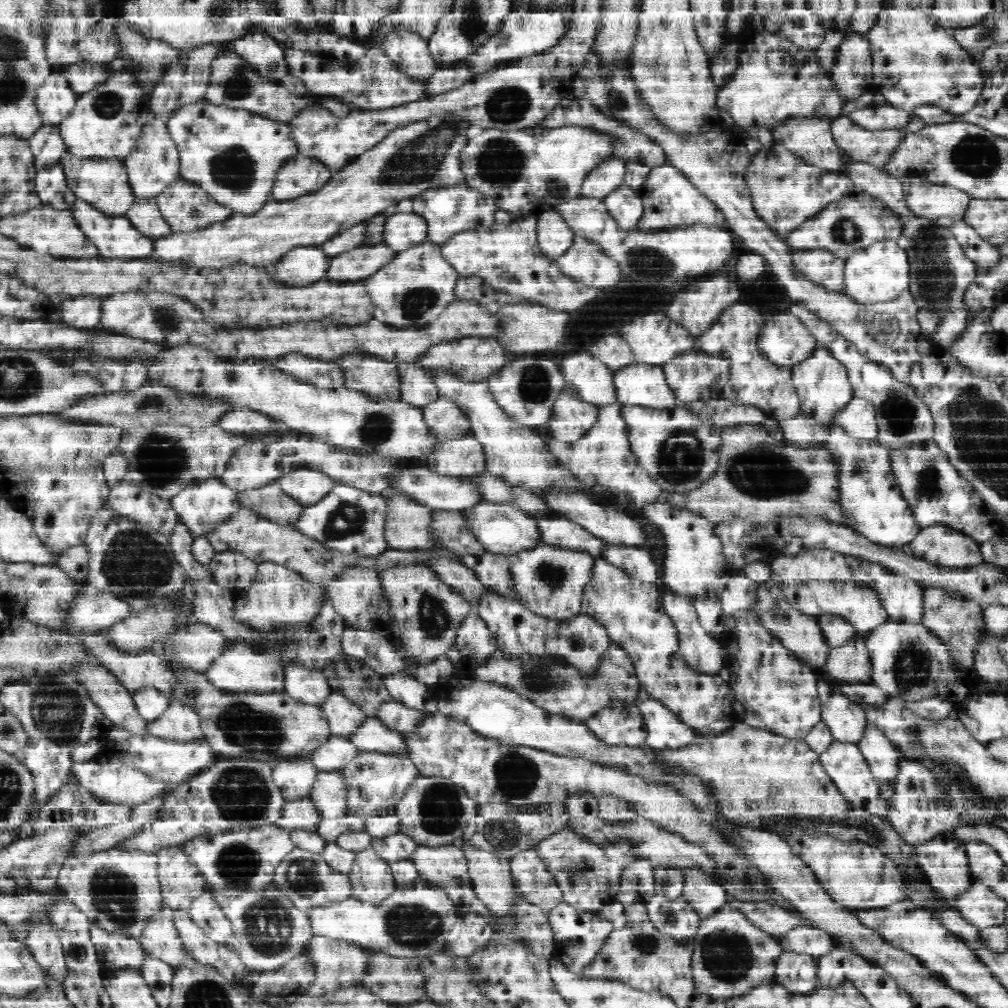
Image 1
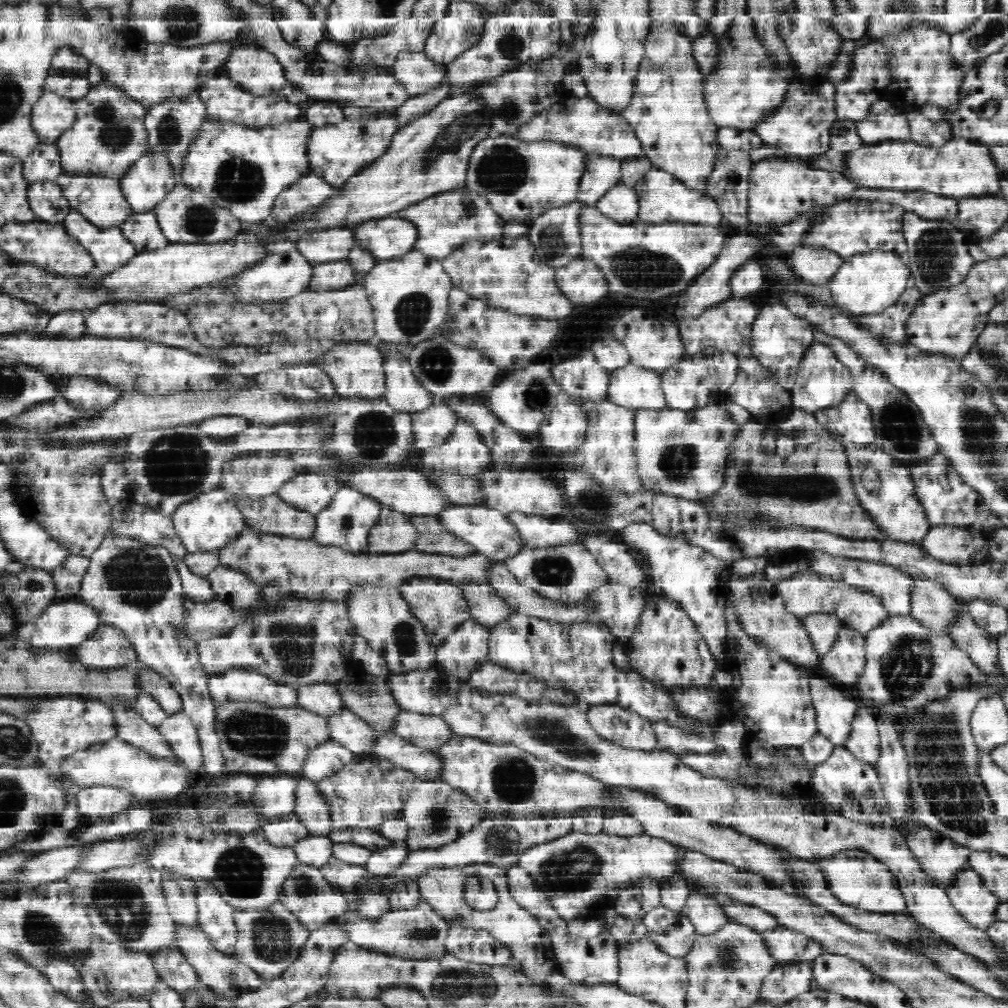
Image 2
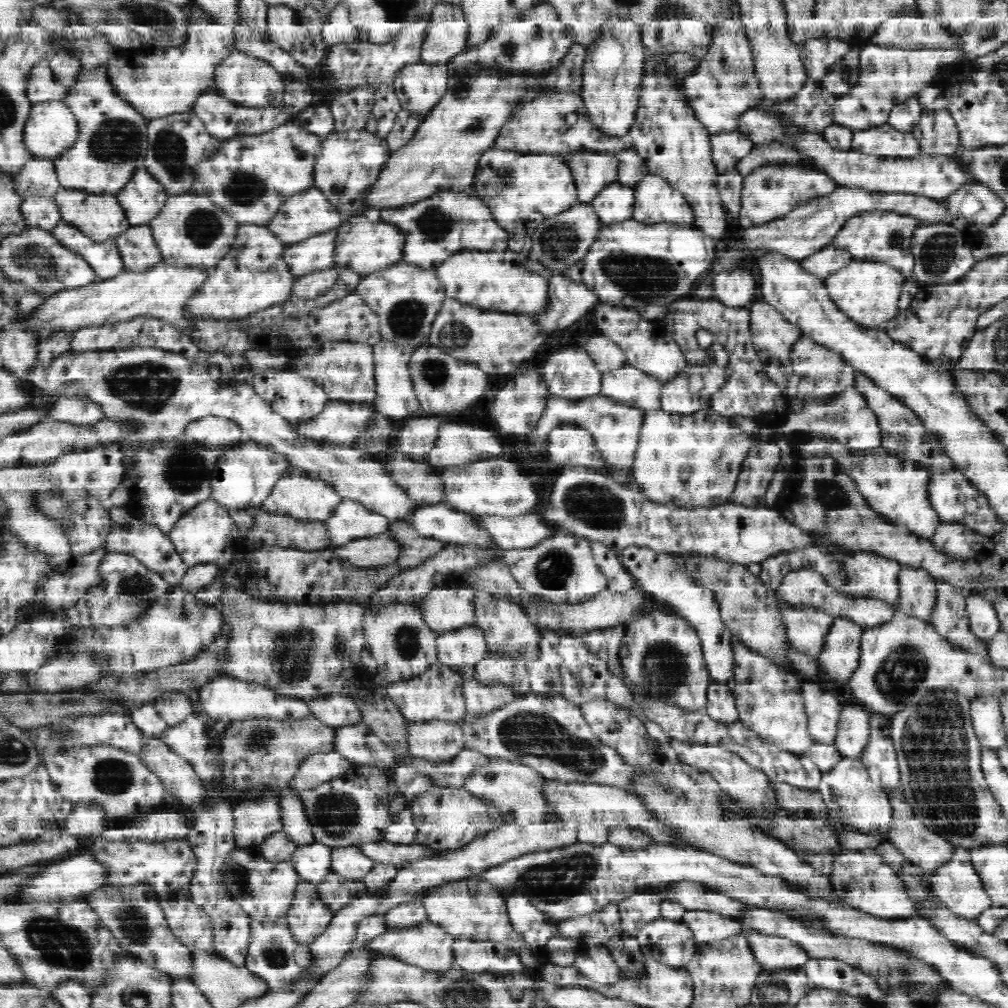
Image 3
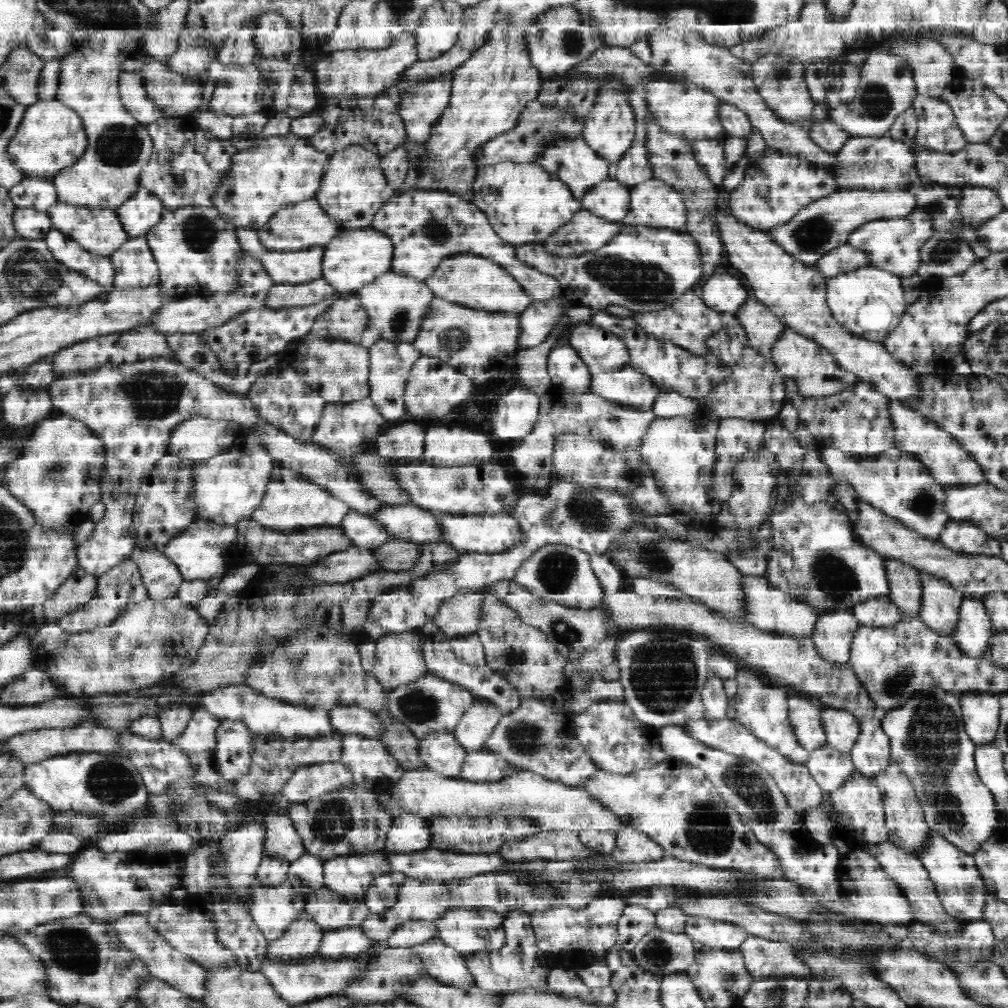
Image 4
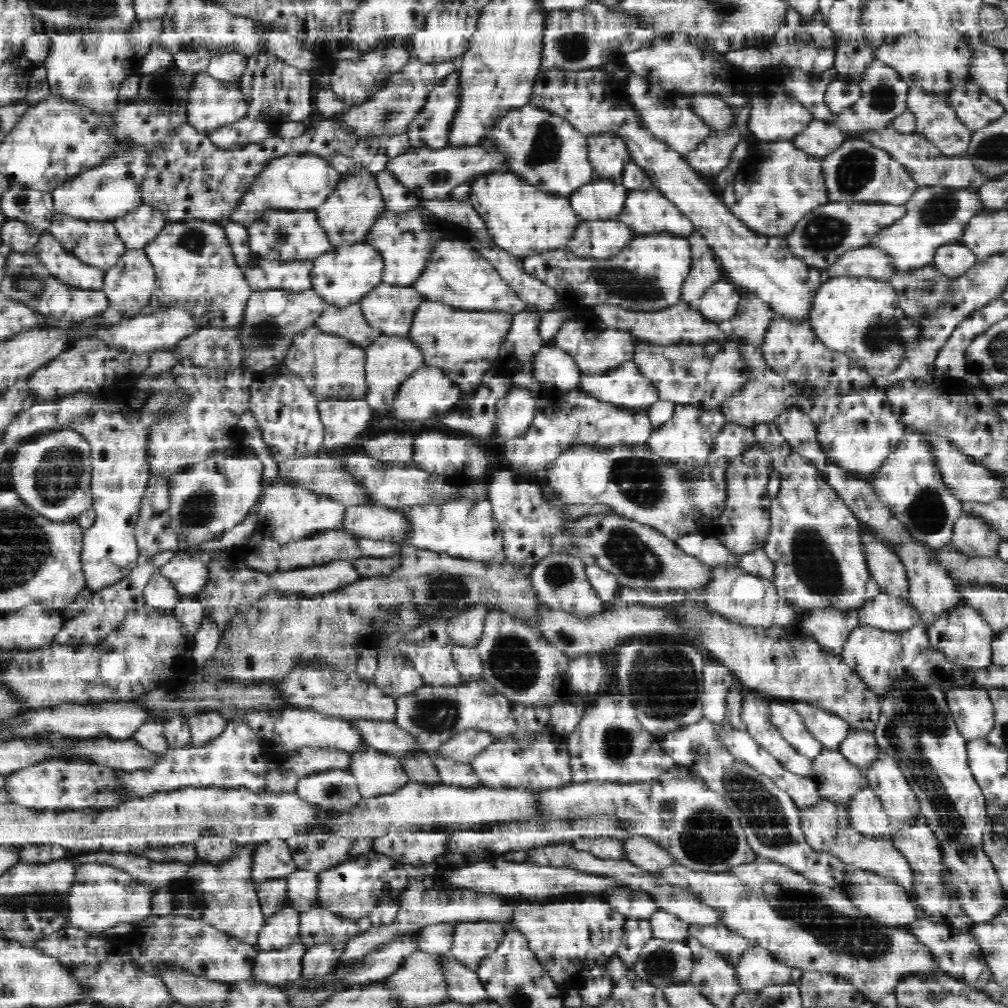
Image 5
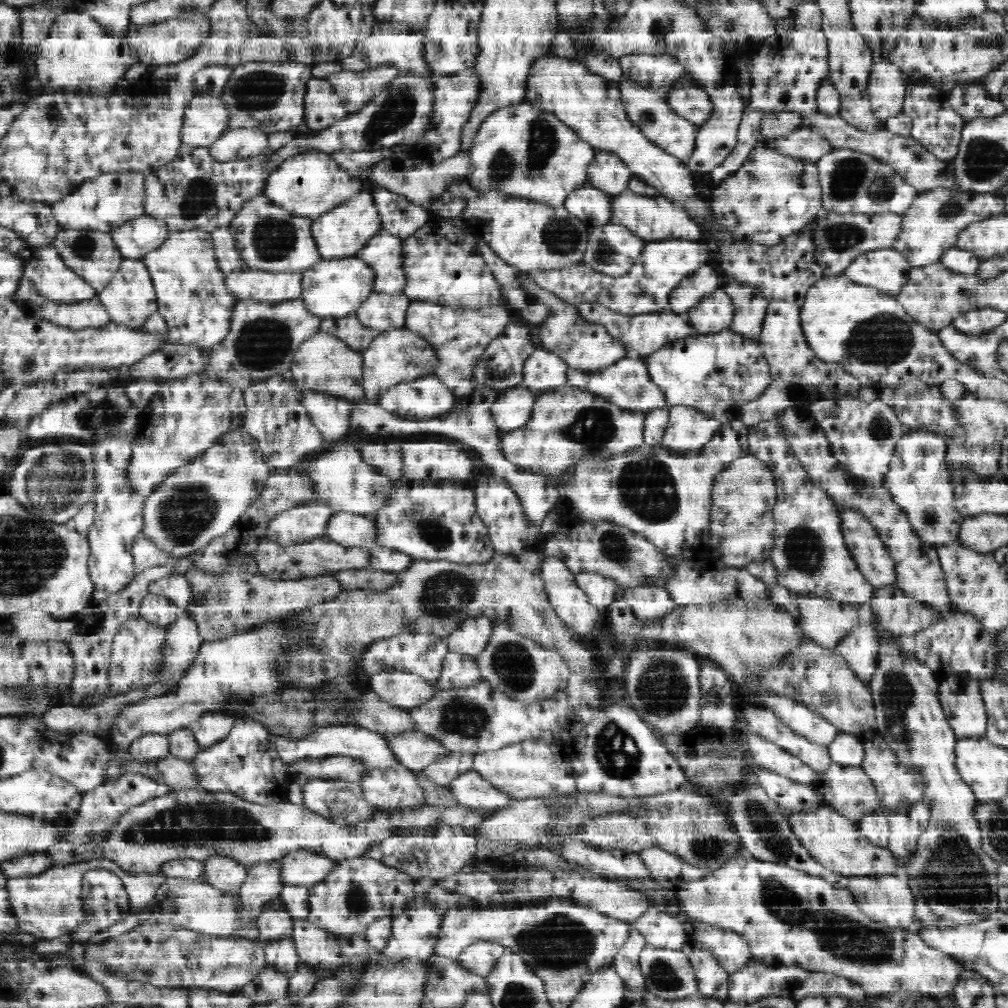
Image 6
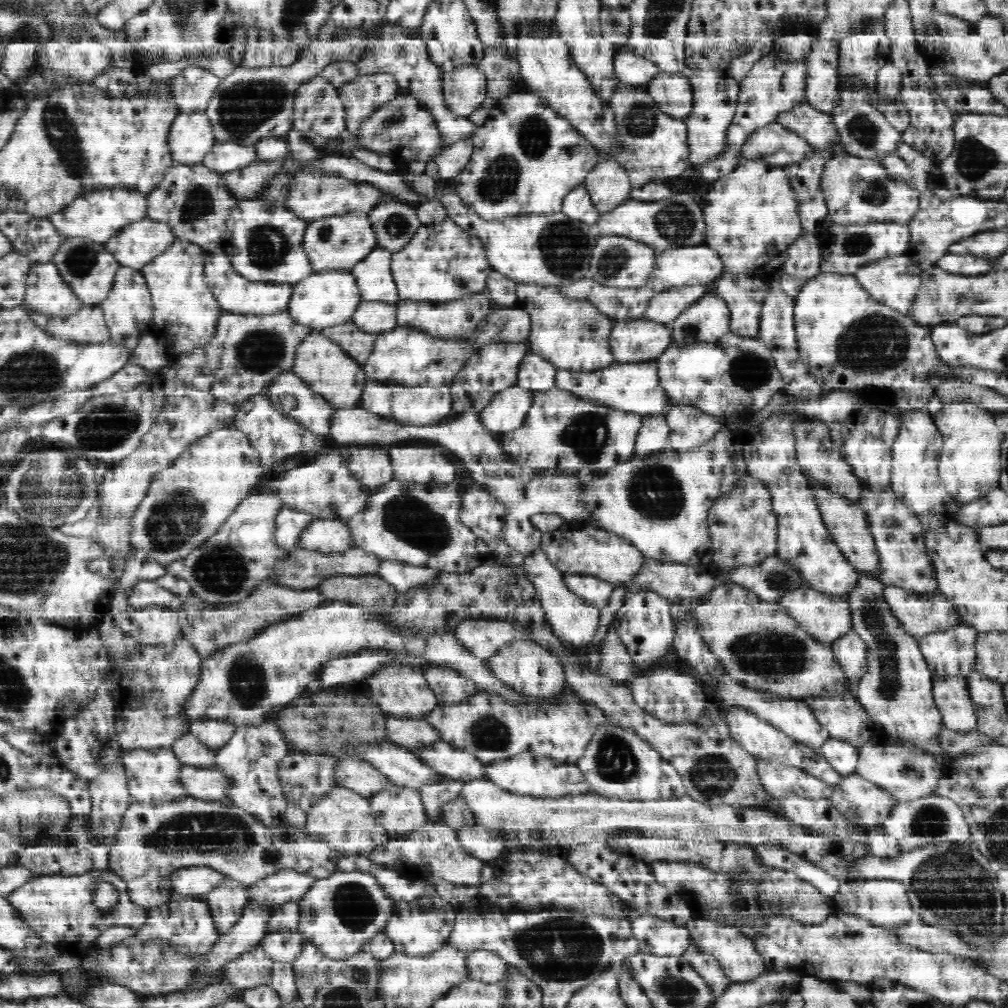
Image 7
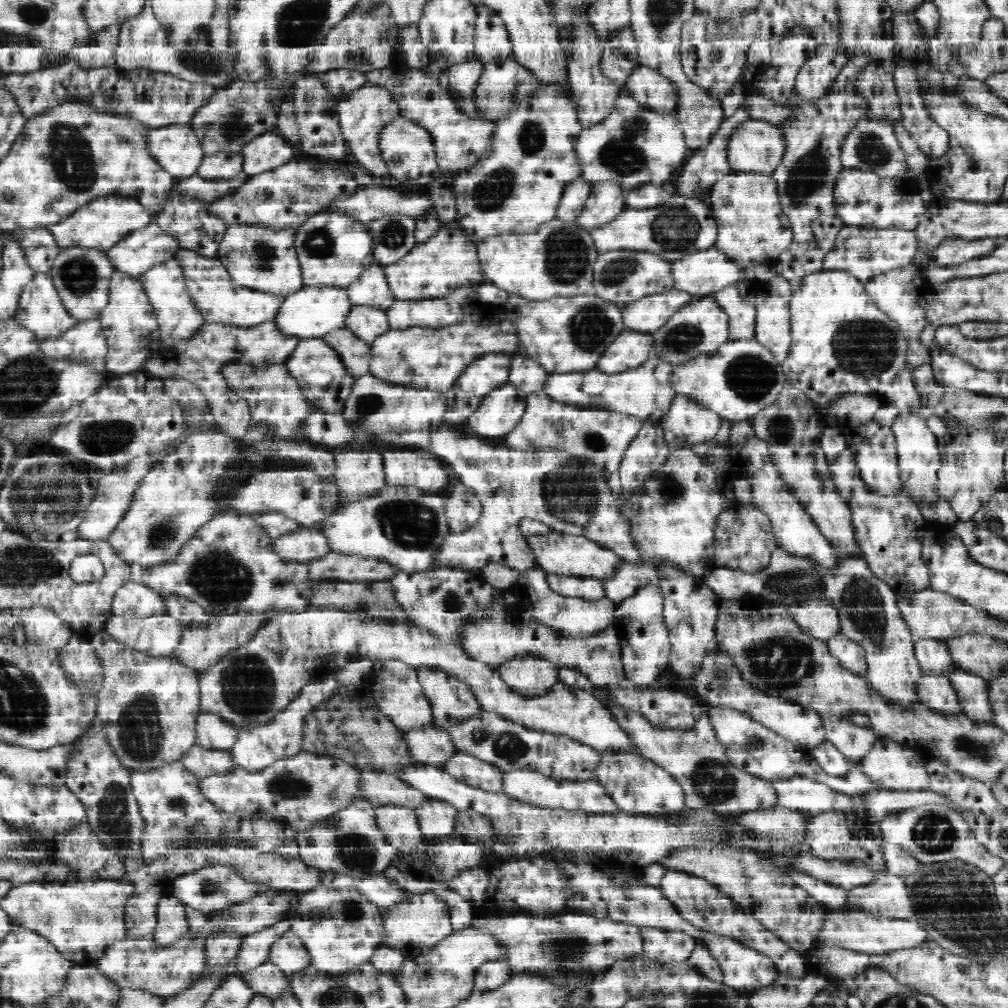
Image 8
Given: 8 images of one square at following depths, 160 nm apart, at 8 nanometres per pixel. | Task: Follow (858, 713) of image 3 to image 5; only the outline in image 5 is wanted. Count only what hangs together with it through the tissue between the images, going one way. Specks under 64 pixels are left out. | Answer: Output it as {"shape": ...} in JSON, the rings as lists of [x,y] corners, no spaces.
{"shape":[[[796,702],[799,715],[808,732],[822,743],[824,749],[836,750],[851,731],[849,724],[838,714],[832,714],[809,702]]]}

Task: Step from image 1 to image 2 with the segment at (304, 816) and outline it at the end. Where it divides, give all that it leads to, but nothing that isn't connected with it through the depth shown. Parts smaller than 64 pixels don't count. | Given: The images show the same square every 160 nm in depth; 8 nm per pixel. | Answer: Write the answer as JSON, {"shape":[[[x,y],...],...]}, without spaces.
{"shape":[[[293,812],[285,815],[284,818],[264,824],[260,829],[263,831],[266,840],[272,842],[274,846],[293,847],[298,840],[309,835],[307,828]]]}

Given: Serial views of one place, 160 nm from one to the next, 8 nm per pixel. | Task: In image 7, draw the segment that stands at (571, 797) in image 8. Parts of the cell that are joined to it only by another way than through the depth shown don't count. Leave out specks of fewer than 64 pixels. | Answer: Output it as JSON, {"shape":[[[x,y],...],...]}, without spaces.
{"shape":[[[516,754],[512,758],[502,758],[492,763],[484,763],[486,778],[501,789],[513,794],[535,798],[563,798],[569,795],[591,794],[592,789],[584,780],[584,773],[577,765],[559,764],[544,754]]]}

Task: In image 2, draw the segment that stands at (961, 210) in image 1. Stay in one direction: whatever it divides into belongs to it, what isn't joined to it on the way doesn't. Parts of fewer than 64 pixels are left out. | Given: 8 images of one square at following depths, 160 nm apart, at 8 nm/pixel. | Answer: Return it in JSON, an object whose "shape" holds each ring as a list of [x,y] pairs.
{"shape":[[[862,188],[851,194],[854,200],[877,200],[878,202],[890,202],[898,204],[920,218],[928,220],[946,220],[953,225],[958,224],[959,199],[954,196],[930,194],[923,190],[890,190],[888,188]]]}

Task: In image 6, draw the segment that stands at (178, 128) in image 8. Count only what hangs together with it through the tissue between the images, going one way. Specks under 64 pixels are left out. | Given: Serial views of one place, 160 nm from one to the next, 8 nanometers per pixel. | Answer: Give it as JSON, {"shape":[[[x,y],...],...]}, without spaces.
{"shape":[[[196,94],[184,113],[181,142],[196,148],[209,146],[227,130],[230,110],[220,96]]]}

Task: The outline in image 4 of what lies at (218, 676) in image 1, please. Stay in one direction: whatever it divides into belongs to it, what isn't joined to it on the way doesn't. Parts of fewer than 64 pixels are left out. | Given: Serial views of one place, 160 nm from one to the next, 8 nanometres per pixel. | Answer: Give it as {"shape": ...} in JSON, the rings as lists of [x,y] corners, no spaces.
{"shape":[[[230,684],[204,693],[198,700],[199,707],[206,709],[220,720],[241,720],[253,734],[274,734],[279,738],[316,738],[338,731],[332,728],[328,712],[319,707],[302,708],[279,699],[268,698],[248,685]]]}

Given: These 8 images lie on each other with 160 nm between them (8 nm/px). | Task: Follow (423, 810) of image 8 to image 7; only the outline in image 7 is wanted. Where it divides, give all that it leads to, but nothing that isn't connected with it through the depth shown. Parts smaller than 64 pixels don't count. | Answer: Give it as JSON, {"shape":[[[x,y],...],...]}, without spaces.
{"shape":[[[444,778],[433,779],[426,782],[420,788],[420,797],[426,807],[427,820],[430,822],[441,822],[442,806],[452,802],[457,797],[461,797],[461,790],[464,782],[459,779]]]}

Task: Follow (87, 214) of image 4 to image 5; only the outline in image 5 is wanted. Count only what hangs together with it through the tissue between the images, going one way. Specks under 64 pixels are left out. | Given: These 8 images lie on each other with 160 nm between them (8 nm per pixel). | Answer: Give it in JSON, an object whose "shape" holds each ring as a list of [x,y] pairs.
{"shape":[[[57,212],[52,214],[51,220],[52,224],[50,224],[48,232],[52,233],[54,238],[59,239],[66,251],[71,251],[88,266],[95,266],[104,271],[110,270],[125,252],[125,244],[112,221],[72,218]]]}

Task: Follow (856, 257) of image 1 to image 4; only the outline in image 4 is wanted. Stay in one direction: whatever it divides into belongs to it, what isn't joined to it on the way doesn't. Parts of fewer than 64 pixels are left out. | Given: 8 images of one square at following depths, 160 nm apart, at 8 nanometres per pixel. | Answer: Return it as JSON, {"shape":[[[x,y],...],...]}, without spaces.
{"shape":[[[874,264],[834,276],[828,280],[827,305],[844,330],[872,342],[884,343],[886,336],[900,322],[906,307],[901,277],[882,270]]]}

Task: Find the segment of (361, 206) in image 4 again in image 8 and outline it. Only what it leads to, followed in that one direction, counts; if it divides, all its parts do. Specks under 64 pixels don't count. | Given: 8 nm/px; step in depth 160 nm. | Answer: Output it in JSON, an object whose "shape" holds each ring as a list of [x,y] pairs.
{"shape":[[[336,210],[310,216],[297,228],[294,245],[303,271],[303,286],[347,287],[373,261],[374,242],[367,225]]]}

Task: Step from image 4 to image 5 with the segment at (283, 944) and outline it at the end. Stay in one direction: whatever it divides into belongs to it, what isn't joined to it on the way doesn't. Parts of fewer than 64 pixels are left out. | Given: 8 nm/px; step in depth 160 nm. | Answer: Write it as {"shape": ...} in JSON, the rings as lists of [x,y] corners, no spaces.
{"shape":[[[299,939],[292,946],[280,950],[259,951],[253,965],[253,978],[266,982],[268,986],[281,989],[286,982],[300,978],[303,970],[303,956],[307,943]]]}

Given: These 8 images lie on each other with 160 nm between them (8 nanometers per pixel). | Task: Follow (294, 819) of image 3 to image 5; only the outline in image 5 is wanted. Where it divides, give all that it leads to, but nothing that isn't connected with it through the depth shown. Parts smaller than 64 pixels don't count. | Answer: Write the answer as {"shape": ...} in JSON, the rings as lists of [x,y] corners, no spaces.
{"shape":[[[282,838],[260,842],[252,860],[251,875],[257,889],[260,882],[266,882],[268,878],[285,878],[297,870],[291,850]]]}

